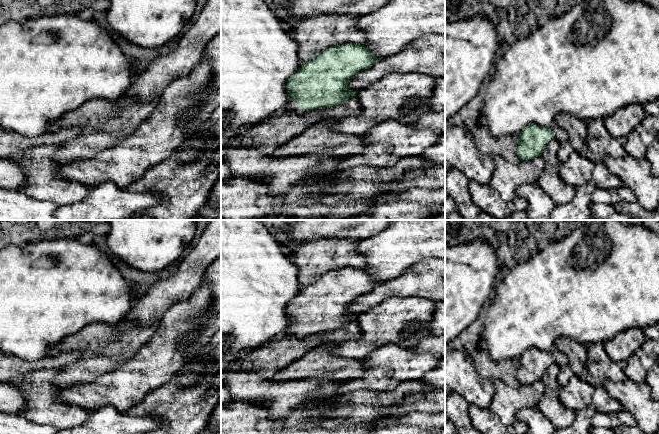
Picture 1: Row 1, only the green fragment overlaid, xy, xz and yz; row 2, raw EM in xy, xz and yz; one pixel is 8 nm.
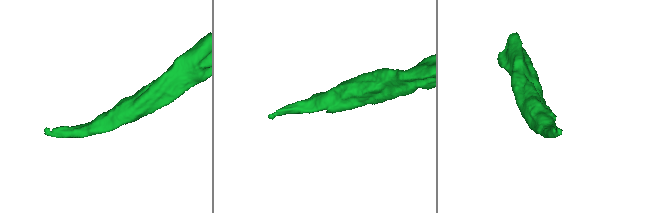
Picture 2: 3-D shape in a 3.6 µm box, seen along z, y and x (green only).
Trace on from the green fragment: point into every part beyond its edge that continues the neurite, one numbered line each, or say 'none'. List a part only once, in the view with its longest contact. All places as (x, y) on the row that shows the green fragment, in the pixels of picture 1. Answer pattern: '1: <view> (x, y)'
1: xz (291, 106)

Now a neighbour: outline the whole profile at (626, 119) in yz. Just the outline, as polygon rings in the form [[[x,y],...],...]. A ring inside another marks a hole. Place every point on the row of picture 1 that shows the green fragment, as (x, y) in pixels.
[[[628,104],[616,111],[615,114],[604,119],[605,127],[610,135],[621,138],[641,124],[646,124],[648,116],[641,104]]]

